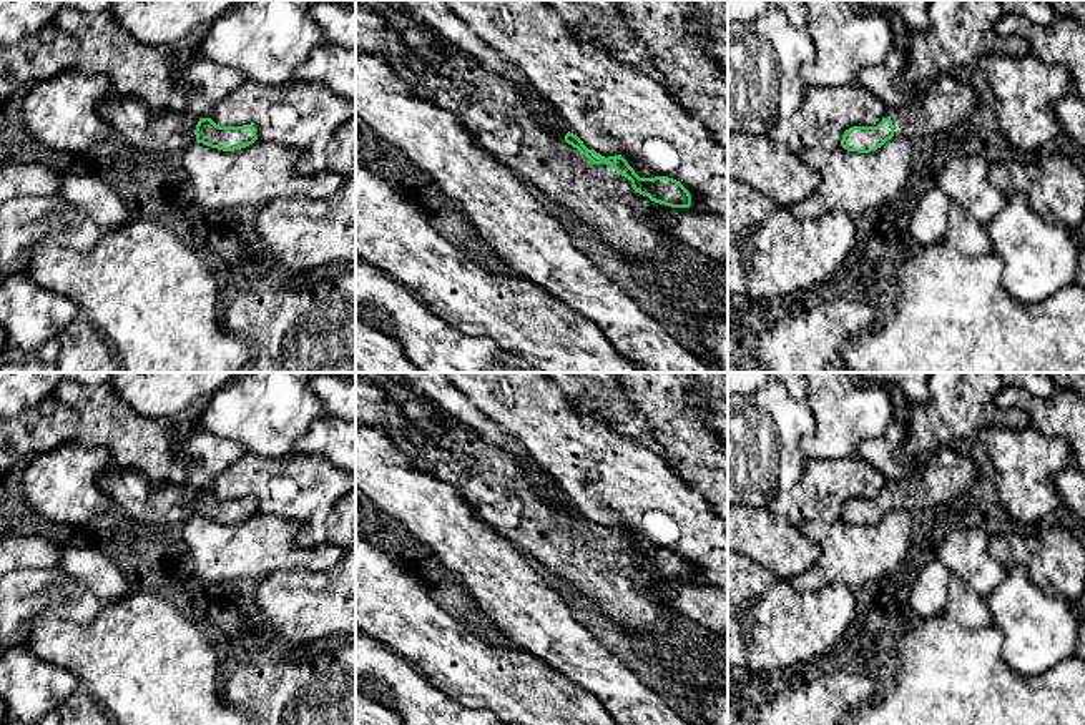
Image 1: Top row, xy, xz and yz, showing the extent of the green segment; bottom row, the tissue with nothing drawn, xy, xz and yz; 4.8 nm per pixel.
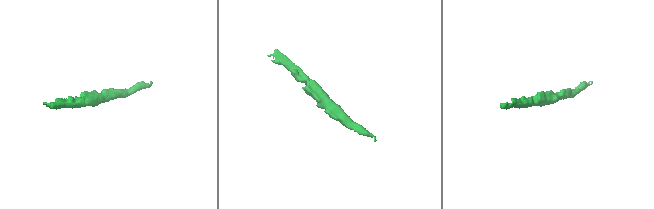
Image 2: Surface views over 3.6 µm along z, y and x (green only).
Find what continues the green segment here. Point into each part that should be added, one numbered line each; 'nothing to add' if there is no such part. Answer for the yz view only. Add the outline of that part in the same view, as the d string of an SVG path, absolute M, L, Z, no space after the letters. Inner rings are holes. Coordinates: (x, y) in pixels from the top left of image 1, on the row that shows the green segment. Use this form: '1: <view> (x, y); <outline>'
1: yz (939, 105); M944 73L921 86L911 101L891 113L894 136L919 140L947 131L967 120L977 108L975 90Z

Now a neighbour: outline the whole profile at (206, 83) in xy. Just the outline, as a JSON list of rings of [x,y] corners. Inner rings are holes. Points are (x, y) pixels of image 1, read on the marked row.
[[[198,58],[183,68],[179,80],[184,85],[184,96],[179,106],[191,116],[209,118],[213,108],[244,81],[244,73]]]

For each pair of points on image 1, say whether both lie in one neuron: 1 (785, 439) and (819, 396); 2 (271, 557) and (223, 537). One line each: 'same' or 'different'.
1: different
2: same

